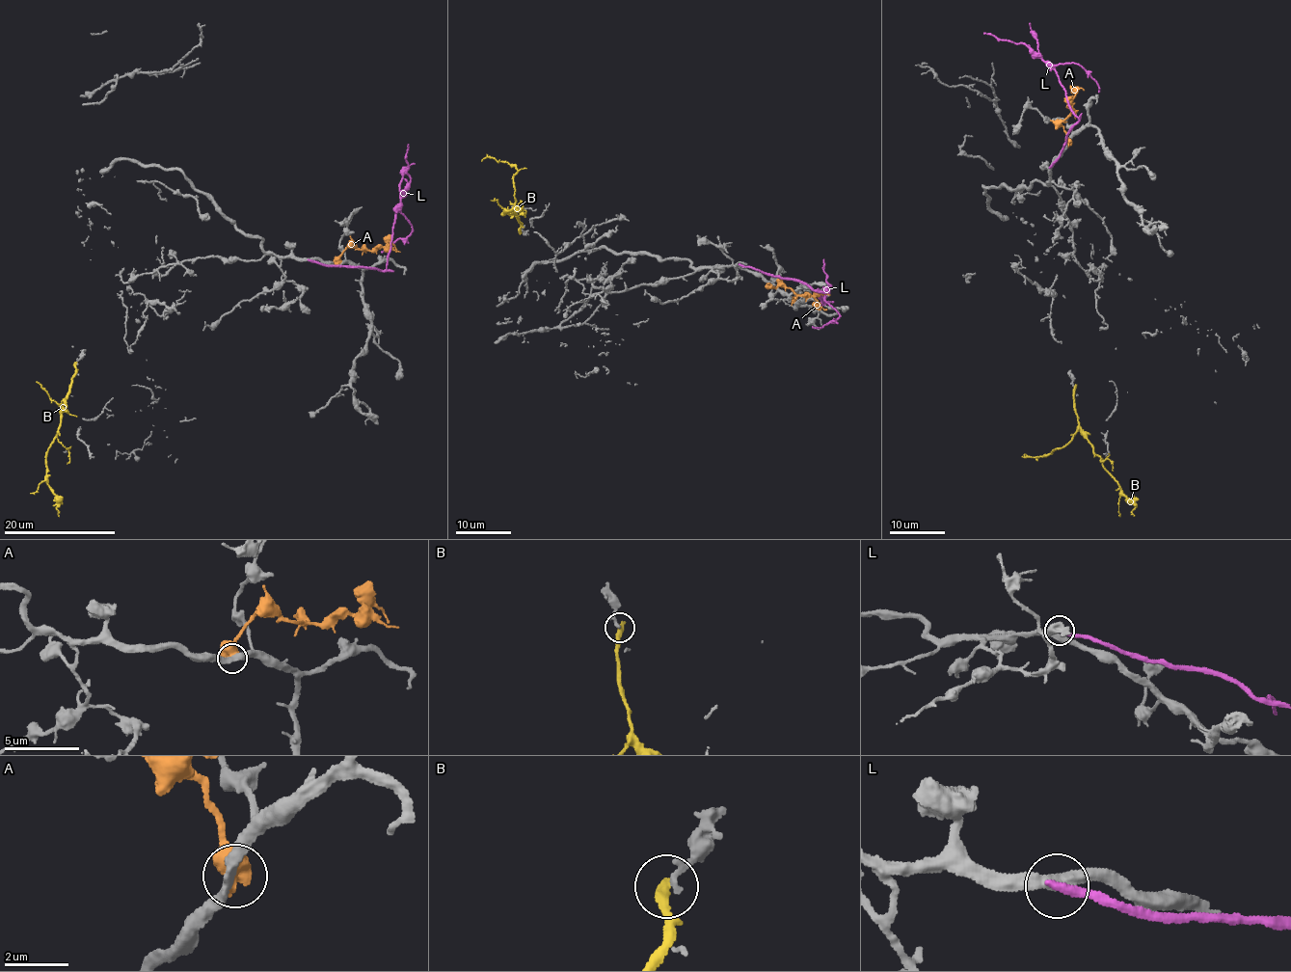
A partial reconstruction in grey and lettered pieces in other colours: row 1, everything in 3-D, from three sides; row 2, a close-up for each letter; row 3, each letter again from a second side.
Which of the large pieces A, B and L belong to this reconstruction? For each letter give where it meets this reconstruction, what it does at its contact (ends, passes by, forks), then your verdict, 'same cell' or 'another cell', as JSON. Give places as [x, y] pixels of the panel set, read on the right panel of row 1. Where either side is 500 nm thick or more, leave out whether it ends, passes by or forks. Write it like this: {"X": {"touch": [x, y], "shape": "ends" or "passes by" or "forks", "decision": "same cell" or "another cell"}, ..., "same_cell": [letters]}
{"A": {"touch": [1068, 143], "decision": "another cell"}, "B": {"touch": [1074, 387], "shape": "ends", "decision": "another cell"}, "L": {"touch": [1050, 167], "shape": "ends", "decision": "another cell"}, "same_cell": []}

